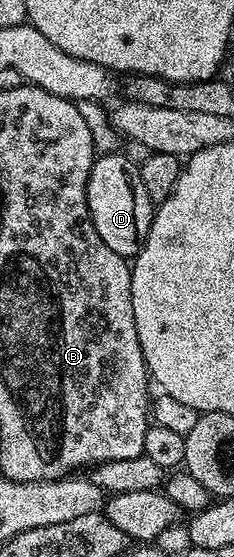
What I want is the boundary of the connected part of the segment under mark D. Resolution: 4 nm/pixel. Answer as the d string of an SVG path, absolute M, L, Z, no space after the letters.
M120 151L97 156L88 180L88 210L102 243L126 259L135 258L150 231L154 212L139 164Z

